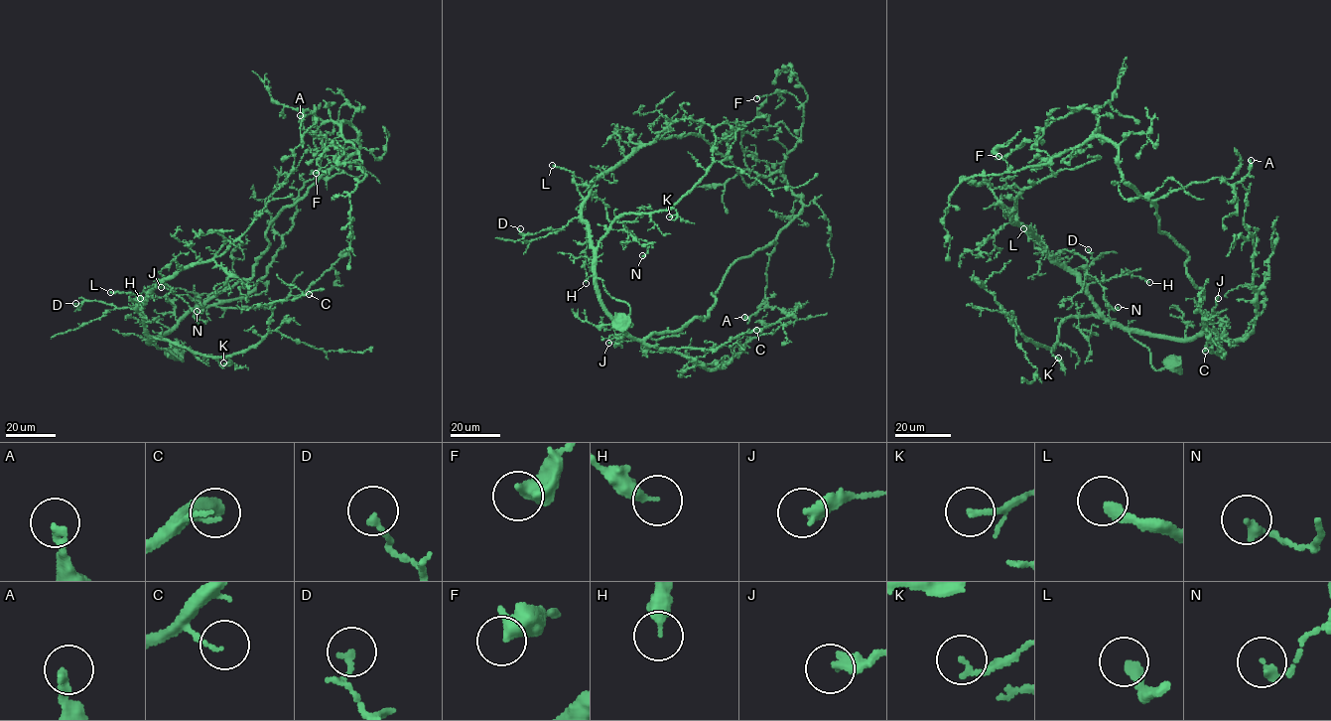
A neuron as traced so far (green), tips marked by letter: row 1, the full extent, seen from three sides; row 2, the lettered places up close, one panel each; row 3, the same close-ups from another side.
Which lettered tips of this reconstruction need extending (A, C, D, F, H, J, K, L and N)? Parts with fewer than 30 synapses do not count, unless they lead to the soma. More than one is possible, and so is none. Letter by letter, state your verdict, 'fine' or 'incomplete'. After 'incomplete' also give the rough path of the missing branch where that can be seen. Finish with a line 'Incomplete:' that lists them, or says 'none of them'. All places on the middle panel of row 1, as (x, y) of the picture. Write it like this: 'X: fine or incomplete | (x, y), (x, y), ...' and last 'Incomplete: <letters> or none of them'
A: fine
C: fine
D: fine
F: fine
H: fine
J: fine
K: fine
L: incomplete | (552, 165), (550, 161), (527, 160), (504, 170), (499, 180), (504, 206)
N: fine
Incomplete: L

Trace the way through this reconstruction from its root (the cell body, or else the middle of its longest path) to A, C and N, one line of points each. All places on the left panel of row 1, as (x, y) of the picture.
A: (173, 354), (183, 361), (149, 342), (250, 278), (270, 221), (331, 168), (321, 133), (307, 131), (300, 115)
C: (173, 354), (183, 361), (149, 342), (189, 312), (211, 306), (269, 306), (309, 294)
N: (173, 354), (183, 361), (150, 344), (138, 308), (162, 284), (199, 301), (203, 310), (197, 311)

